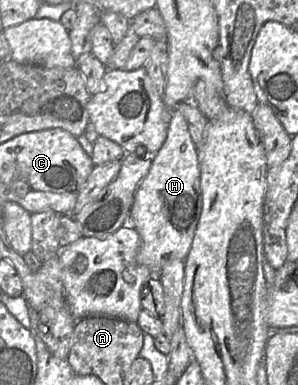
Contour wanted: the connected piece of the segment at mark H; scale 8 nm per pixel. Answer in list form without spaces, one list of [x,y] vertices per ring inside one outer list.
[[[172,110],[165,143],[154,156],[151,168],[140,183],[130,214],[134,228],[141,238],[137,256],[140,264],[156,274],[168,258],[187,258],[194,239],[202,209],[198,149],[190,135],[182,113]]]

